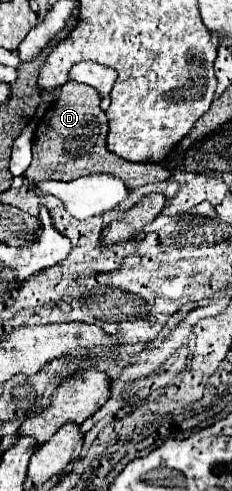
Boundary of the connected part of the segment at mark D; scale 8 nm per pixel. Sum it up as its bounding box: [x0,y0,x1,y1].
[25,81,171,189]

